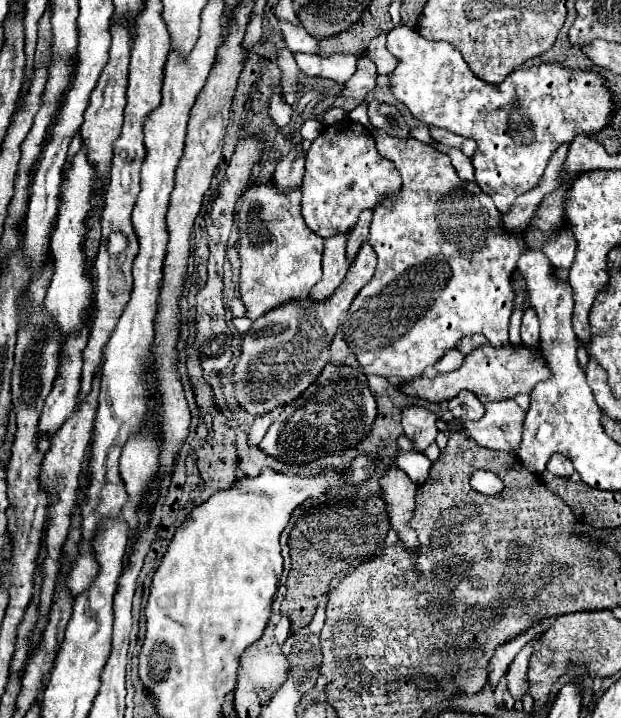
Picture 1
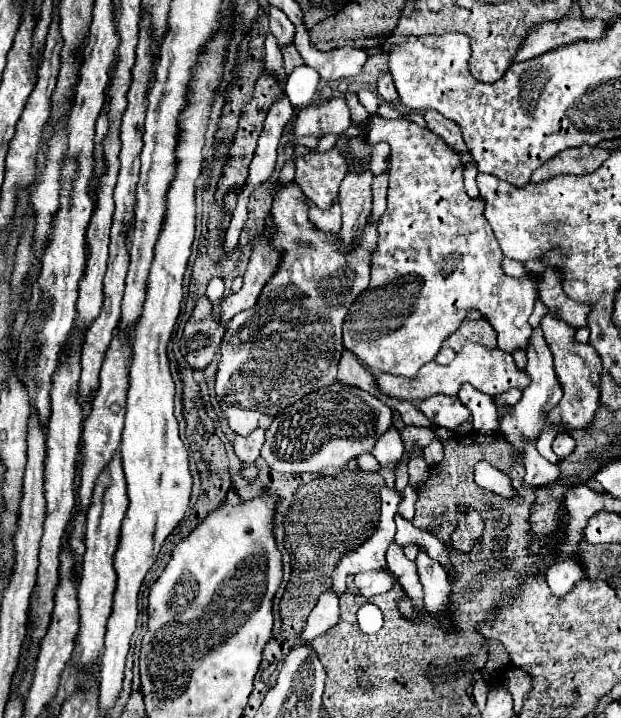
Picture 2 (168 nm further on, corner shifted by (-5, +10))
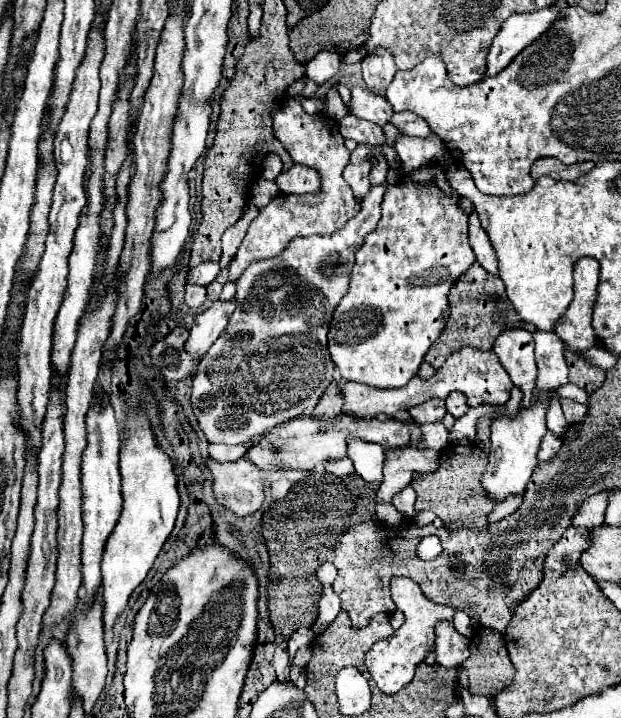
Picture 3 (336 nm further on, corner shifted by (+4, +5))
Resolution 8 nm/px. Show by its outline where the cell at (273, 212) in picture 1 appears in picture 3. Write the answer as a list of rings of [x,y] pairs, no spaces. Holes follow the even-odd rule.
[[[218,299],[216,303],[212,303],[212,307],[202,311],[190,329],[186,351],[192,357],[200,359],[210,349],[210,345],[218,339],[218,335],[226,329],[228,317],[234,313],[234,309],[236,309],[236,299],[230,301]]]

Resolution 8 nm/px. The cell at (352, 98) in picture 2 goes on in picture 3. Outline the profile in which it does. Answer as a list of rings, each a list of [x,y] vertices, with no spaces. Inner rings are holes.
[[[332,87],[326,95],[326,107],[324,107],[324,115],[334,119],[334,121],[342,121],[348,115],[348,109],[344,105],[344,101],[340,99],[338,91]]]

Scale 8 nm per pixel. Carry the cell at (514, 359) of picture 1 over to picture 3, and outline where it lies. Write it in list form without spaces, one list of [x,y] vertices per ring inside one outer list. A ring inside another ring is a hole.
[[[462,347],[446,359],[446,363],[436,371],[434,377],[422,379],[416,375],[408,381],[408,385],[400,389],[378,389],[370,385],[360,385],[356,381],[354,383],[346,381],[344,383],[344,399],[346,399],[344,413],[350,413],[354,417],[364,417],[364,419],[374,417],[378,413],[386,413],[394,417],[398,411],[410,409],[412,405],[418,405],[432,397],[446,399],[448,393],[452,391],[464,393],[470,407],[476,407],[480,403],[506,403],[510,399],[510,389],[512,389],[512,381],[508,379],[508,371],[500,365],[494,351],[478,351],[472,347]]]

